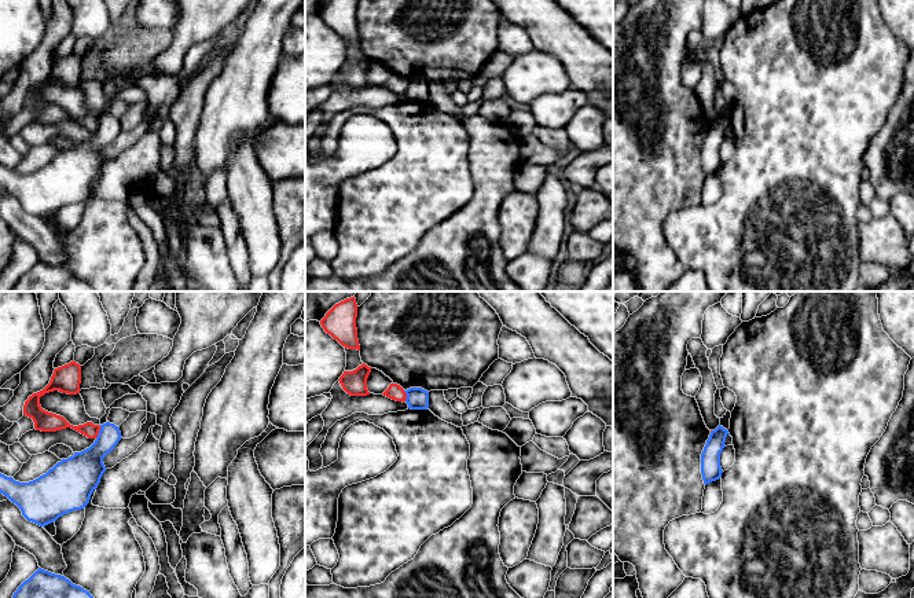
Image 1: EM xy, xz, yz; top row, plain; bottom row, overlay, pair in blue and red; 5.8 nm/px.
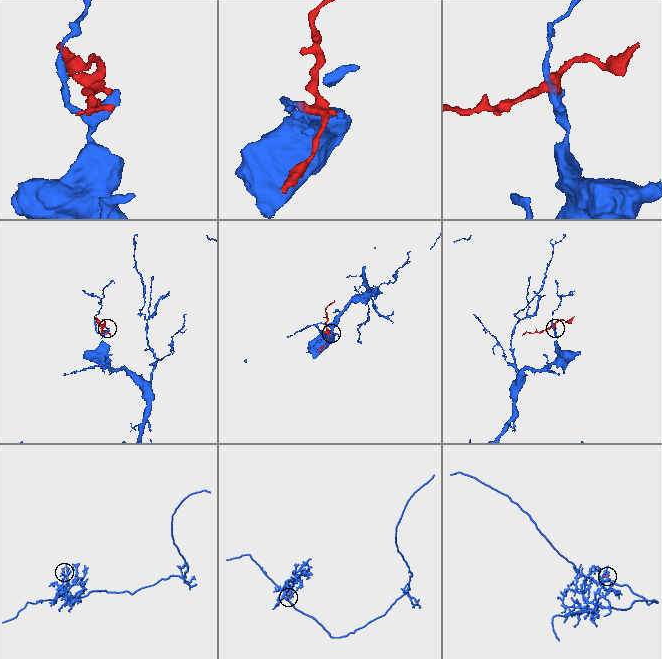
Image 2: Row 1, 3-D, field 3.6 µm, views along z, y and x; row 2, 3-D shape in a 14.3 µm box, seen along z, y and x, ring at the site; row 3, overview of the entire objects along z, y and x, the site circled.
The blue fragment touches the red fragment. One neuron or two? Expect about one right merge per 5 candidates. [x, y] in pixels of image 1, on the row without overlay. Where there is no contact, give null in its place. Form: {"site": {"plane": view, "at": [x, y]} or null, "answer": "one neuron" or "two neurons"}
{"site": {"plane": "xy", "at": [99, 124]}, "answer": "two neurons"}

